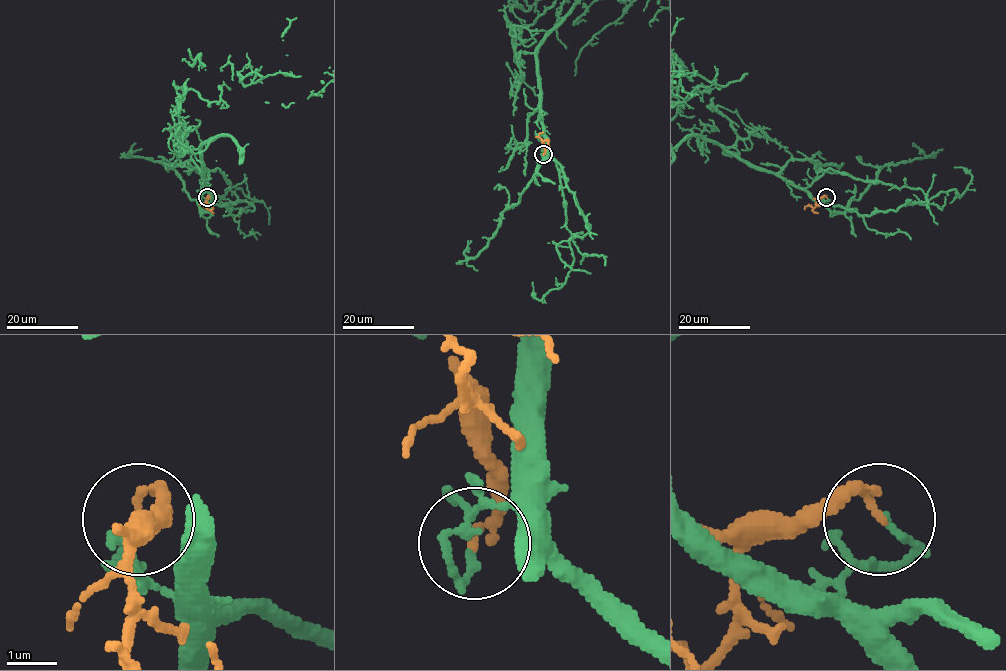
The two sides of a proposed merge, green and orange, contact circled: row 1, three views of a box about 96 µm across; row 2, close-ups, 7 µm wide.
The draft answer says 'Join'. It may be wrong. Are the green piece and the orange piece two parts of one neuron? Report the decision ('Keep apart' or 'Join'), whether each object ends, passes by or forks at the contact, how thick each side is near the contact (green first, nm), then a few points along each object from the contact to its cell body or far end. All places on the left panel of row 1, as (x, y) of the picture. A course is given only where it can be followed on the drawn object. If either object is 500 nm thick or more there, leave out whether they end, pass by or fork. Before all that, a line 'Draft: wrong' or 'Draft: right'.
Draft: wrong
Keep apart. At the ring green ends. At the ring orange ends. Thickness 150 nm (green) against 170 nm. Course of orange: (207, 197), (206, 208), (202, 205), (207, 209)

